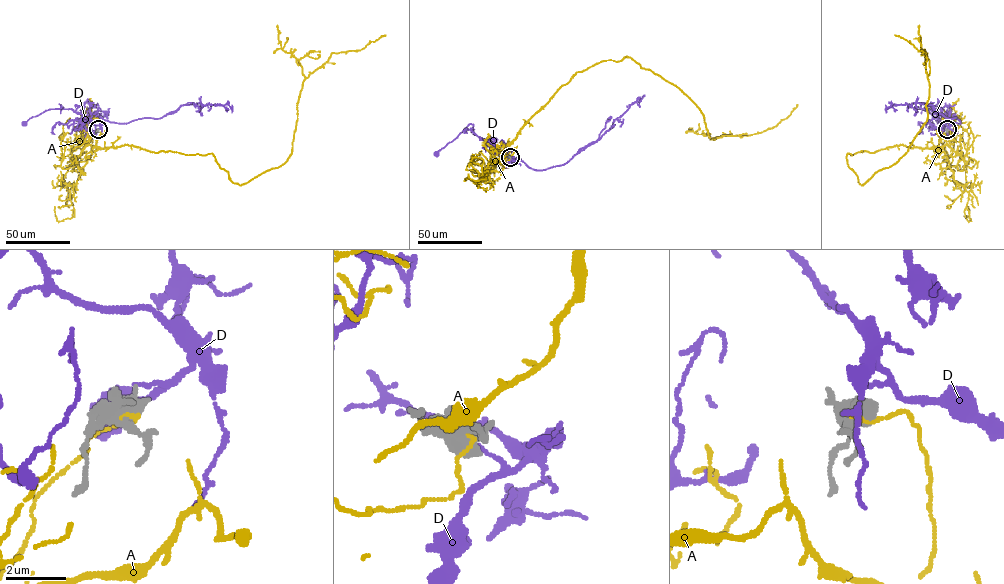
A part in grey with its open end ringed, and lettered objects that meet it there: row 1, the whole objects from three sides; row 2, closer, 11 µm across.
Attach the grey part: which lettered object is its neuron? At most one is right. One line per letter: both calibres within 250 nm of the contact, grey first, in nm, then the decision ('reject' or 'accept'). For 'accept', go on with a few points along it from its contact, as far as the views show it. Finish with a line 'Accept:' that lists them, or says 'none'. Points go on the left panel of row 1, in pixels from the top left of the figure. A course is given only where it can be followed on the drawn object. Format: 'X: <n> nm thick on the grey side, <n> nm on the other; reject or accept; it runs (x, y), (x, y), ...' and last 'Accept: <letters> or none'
A: 480 nm thick on the grey side, 130 nm on the other; reject
D: 500 nm thick on the grey side, 120 nm on the other; reject
Accept: none

